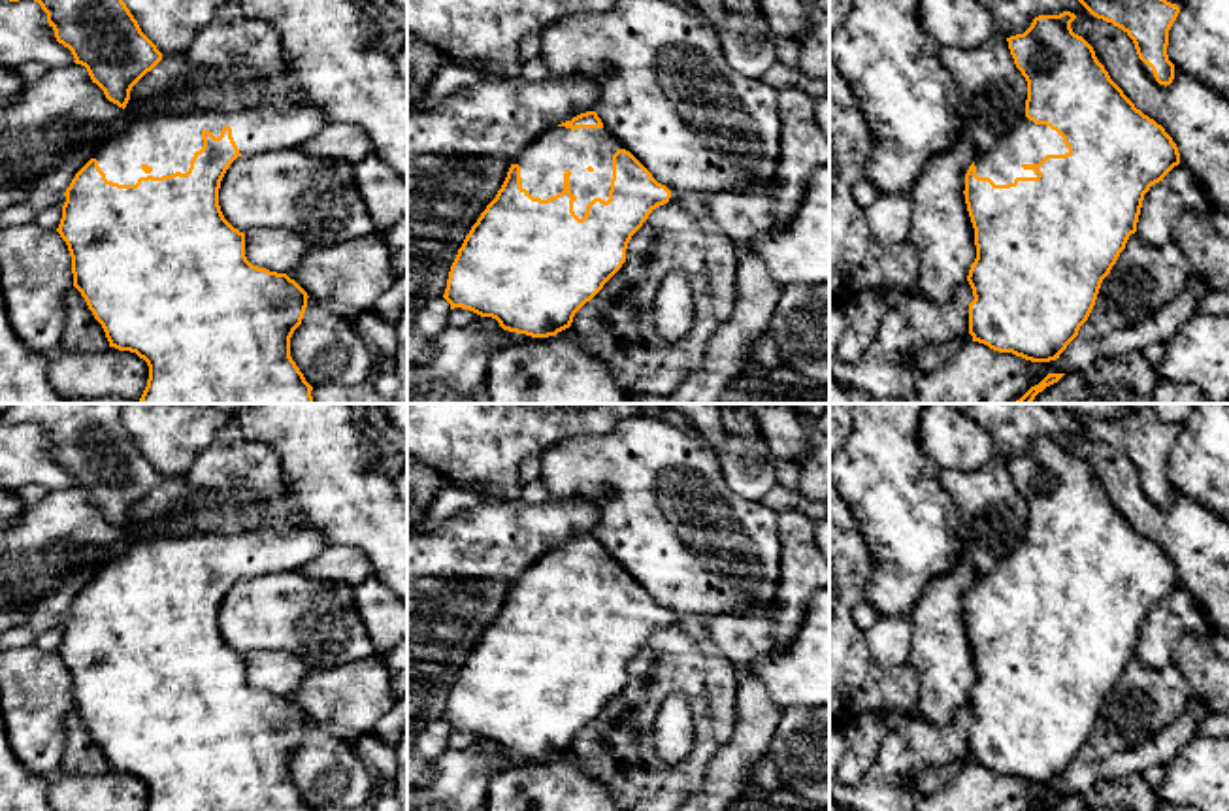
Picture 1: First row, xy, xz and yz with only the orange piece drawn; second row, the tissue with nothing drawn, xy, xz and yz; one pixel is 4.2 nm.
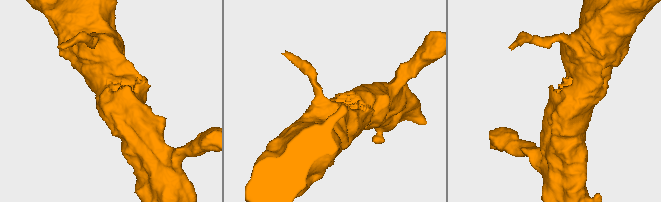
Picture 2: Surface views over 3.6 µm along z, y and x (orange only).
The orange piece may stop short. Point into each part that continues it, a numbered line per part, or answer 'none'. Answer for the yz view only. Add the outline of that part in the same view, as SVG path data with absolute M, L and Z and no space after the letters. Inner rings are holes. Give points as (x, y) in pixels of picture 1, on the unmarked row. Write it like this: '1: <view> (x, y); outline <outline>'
1: yz (1028, 566); outline M1027 539L991 570L978 573L976 598L990 600L995 607L1014 605L1016 600L1037 600L1024 587L1039 587L1046 577L1069 575L1063 560L1046 547L1035 547Z

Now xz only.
1: xz (543, 585); outline M552 549L530 566L520 577L513 581L513 587L520 588L520 607L533 621L547 622L564 613L564 596L569 592L571 617L577 619L573 634L579 641L584 639L586 628L594 621L609 622L613 602L613 577L618 571L626 571L605 549L603 551L565 551Z

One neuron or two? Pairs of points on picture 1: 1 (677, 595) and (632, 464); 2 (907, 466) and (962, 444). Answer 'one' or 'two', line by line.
1: one
2: two

